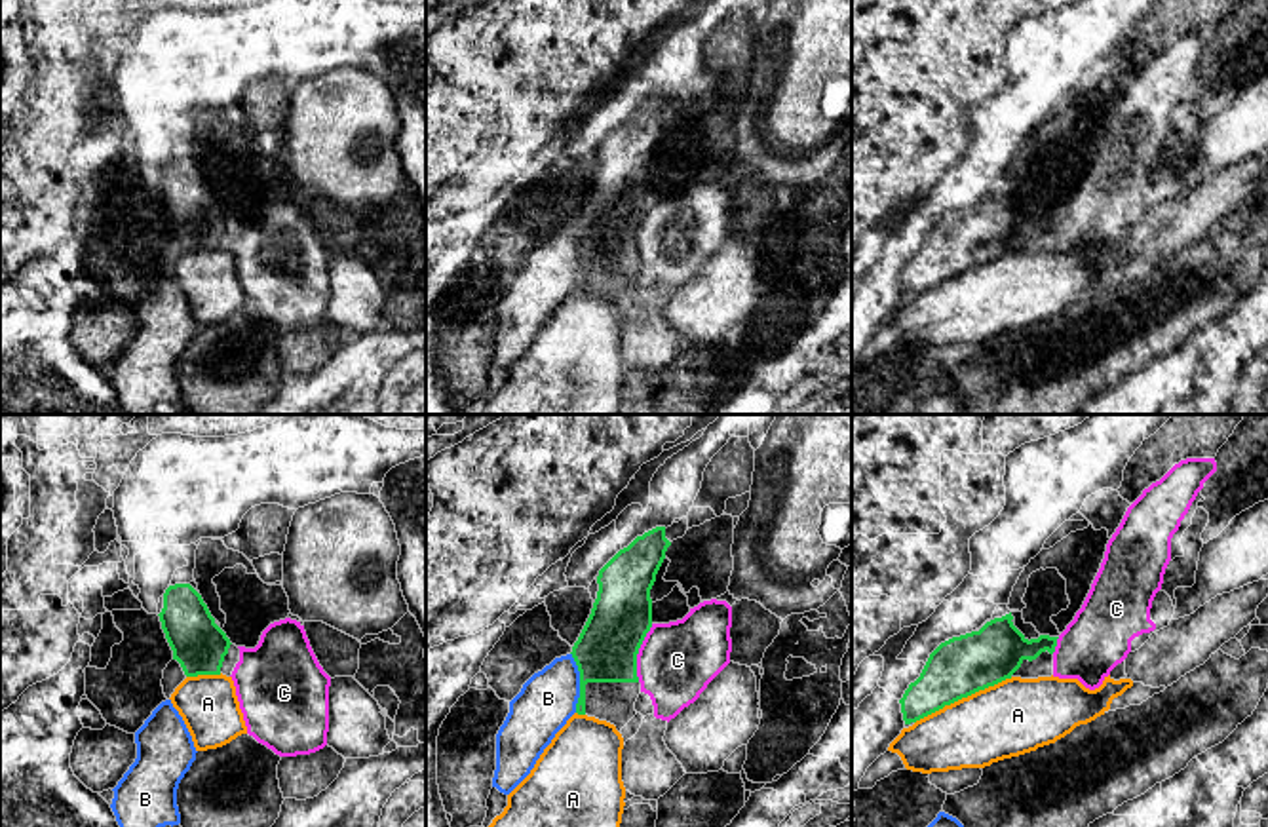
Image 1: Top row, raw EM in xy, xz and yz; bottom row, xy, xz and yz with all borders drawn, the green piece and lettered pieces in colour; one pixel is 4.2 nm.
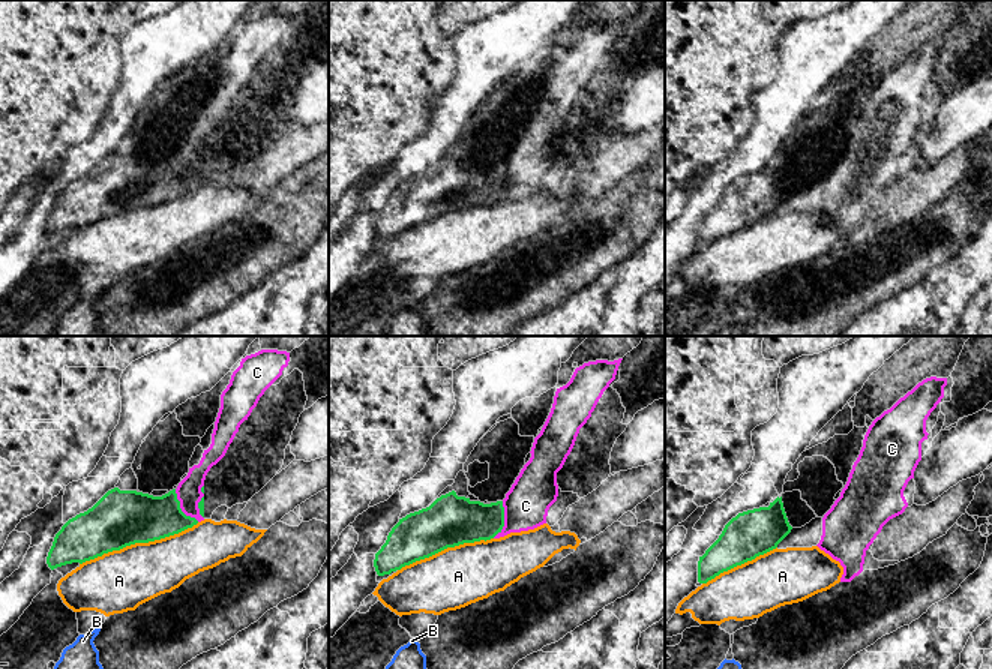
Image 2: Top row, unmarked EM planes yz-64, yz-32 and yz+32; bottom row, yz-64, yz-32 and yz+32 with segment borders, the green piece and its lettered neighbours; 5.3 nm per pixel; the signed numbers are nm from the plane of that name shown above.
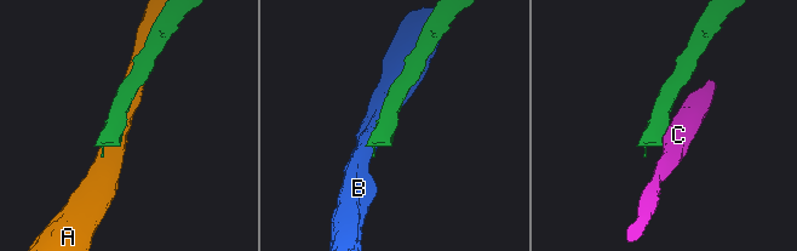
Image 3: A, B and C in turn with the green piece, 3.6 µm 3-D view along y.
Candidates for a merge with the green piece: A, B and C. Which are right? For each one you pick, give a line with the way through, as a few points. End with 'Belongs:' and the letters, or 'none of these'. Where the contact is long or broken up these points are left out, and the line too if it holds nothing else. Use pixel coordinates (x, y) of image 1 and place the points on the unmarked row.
Belongs: none of these

